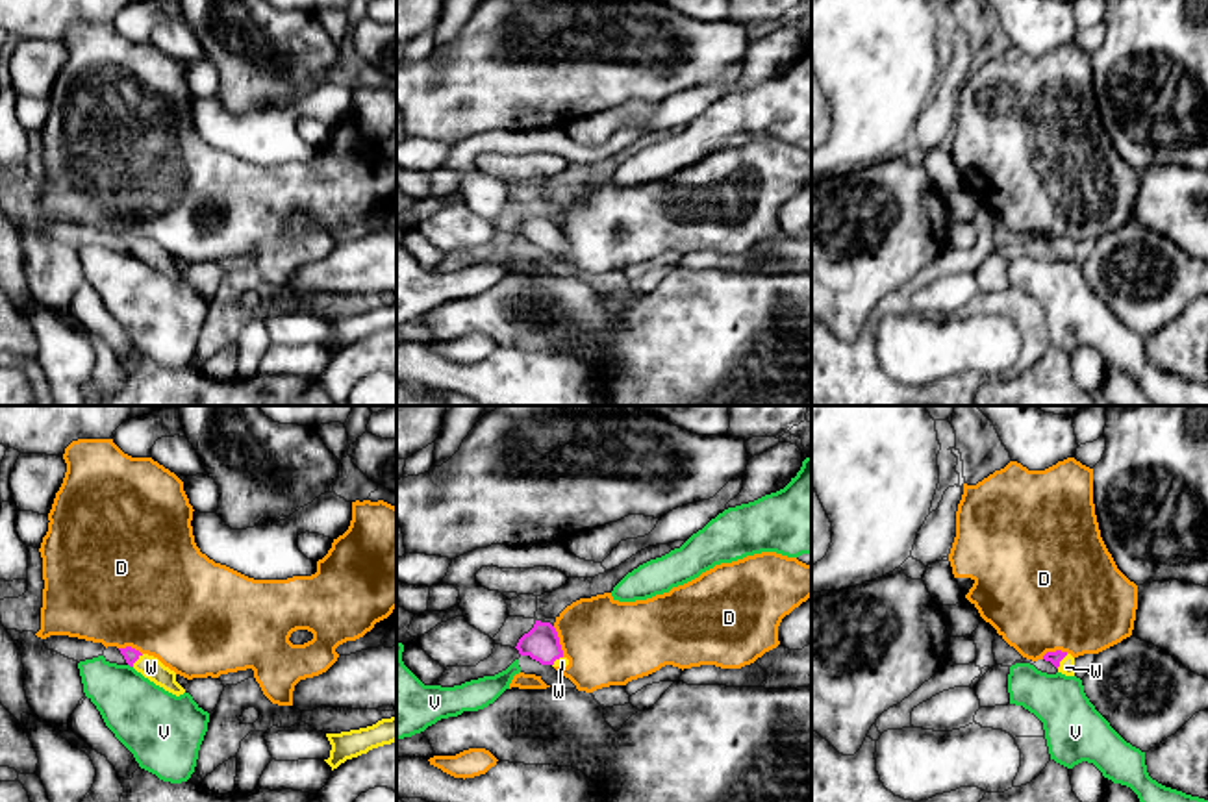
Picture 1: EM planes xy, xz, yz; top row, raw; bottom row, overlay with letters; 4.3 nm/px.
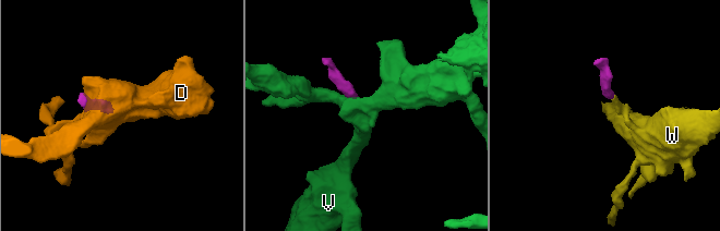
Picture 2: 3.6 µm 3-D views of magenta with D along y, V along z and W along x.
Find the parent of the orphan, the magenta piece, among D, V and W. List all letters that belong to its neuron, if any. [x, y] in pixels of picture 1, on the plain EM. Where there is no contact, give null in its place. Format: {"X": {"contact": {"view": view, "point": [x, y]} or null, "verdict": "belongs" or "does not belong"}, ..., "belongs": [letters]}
{"D": {"contact": {"view": "xz", "point": [558, 226]}, "verdict": "does not belong"}, "V": {"contact": {"view": "xy", "point": [130, 250]}, "verdict": "does not belong"}, "W": {"contact": {"view": "xy", "point": [138, 243]}, "verdict": "belongs"}, "belongs": ["W"]}

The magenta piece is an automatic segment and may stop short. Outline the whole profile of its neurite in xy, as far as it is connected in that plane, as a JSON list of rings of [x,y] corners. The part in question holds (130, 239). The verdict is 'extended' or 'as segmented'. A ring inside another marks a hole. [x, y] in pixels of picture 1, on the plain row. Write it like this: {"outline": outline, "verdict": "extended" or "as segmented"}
{"outline": [[[126,232],[119,233],[126,248],[141,257],[145,263],[163,272],[165,276],[180,282],[185,274],[176,267],[176,257],[165,252],[157,243],[141,239],[139,235]]], "verdict": "extended"}

